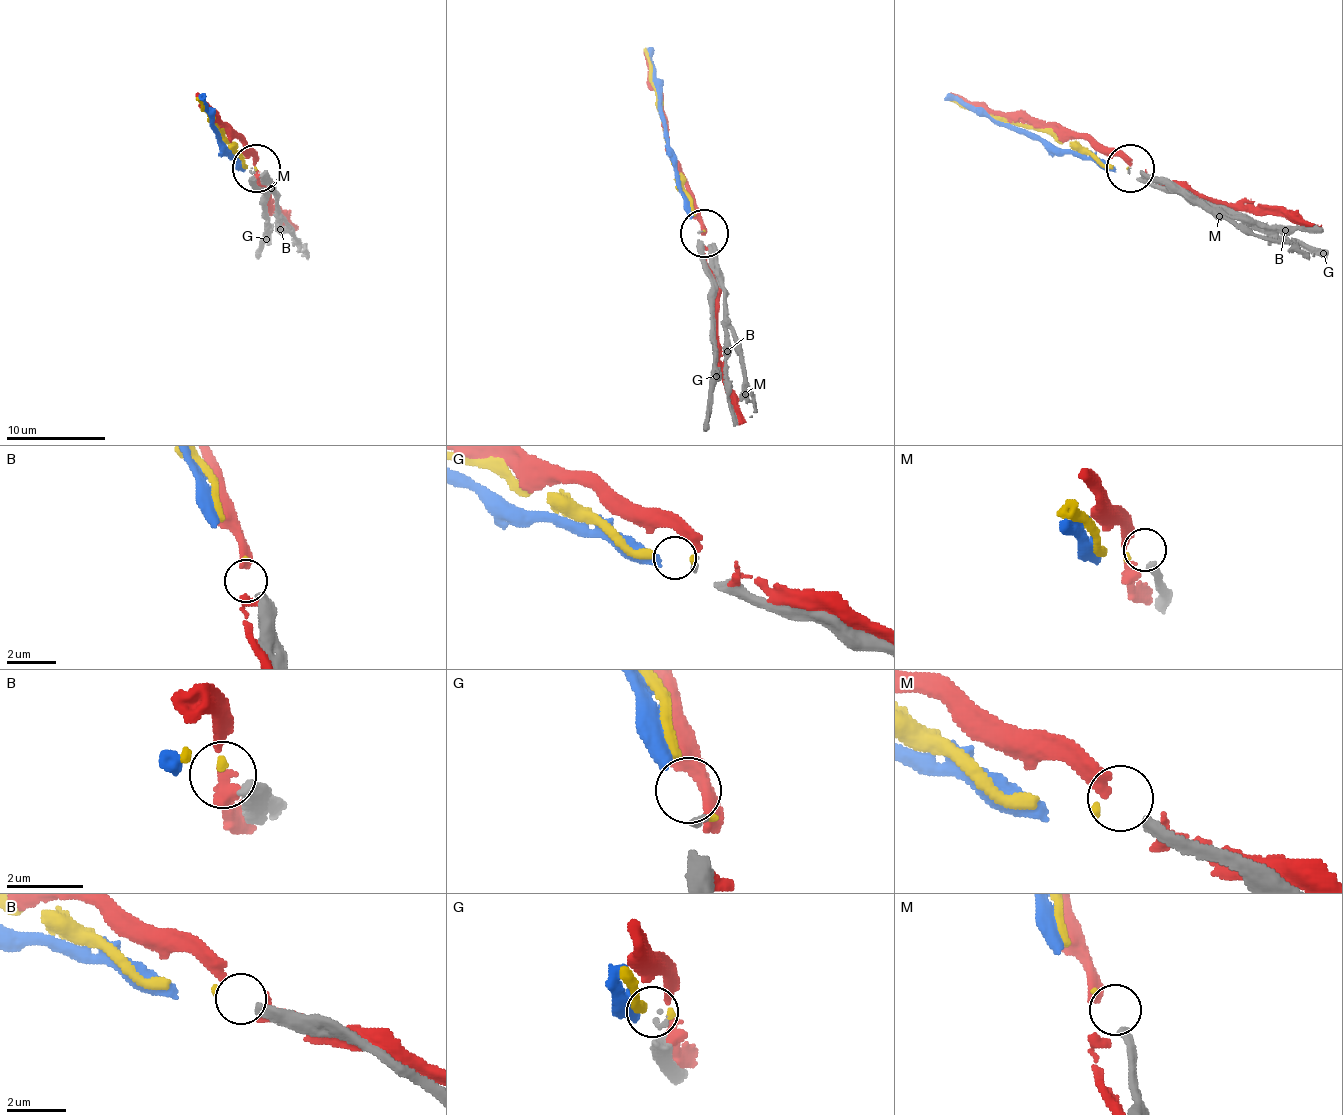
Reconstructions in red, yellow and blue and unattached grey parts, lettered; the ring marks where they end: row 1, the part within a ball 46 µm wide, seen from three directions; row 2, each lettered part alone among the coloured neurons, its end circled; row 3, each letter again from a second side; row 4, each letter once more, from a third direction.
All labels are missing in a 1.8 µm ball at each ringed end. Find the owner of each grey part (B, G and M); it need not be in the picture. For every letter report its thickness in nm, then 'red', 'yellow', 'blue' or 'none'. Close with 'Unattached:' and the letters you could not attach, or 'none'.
B: 440 nm thick; yellow
G: 140 nm thick; blue
M: 300 nm thick; none
Unattached: M

